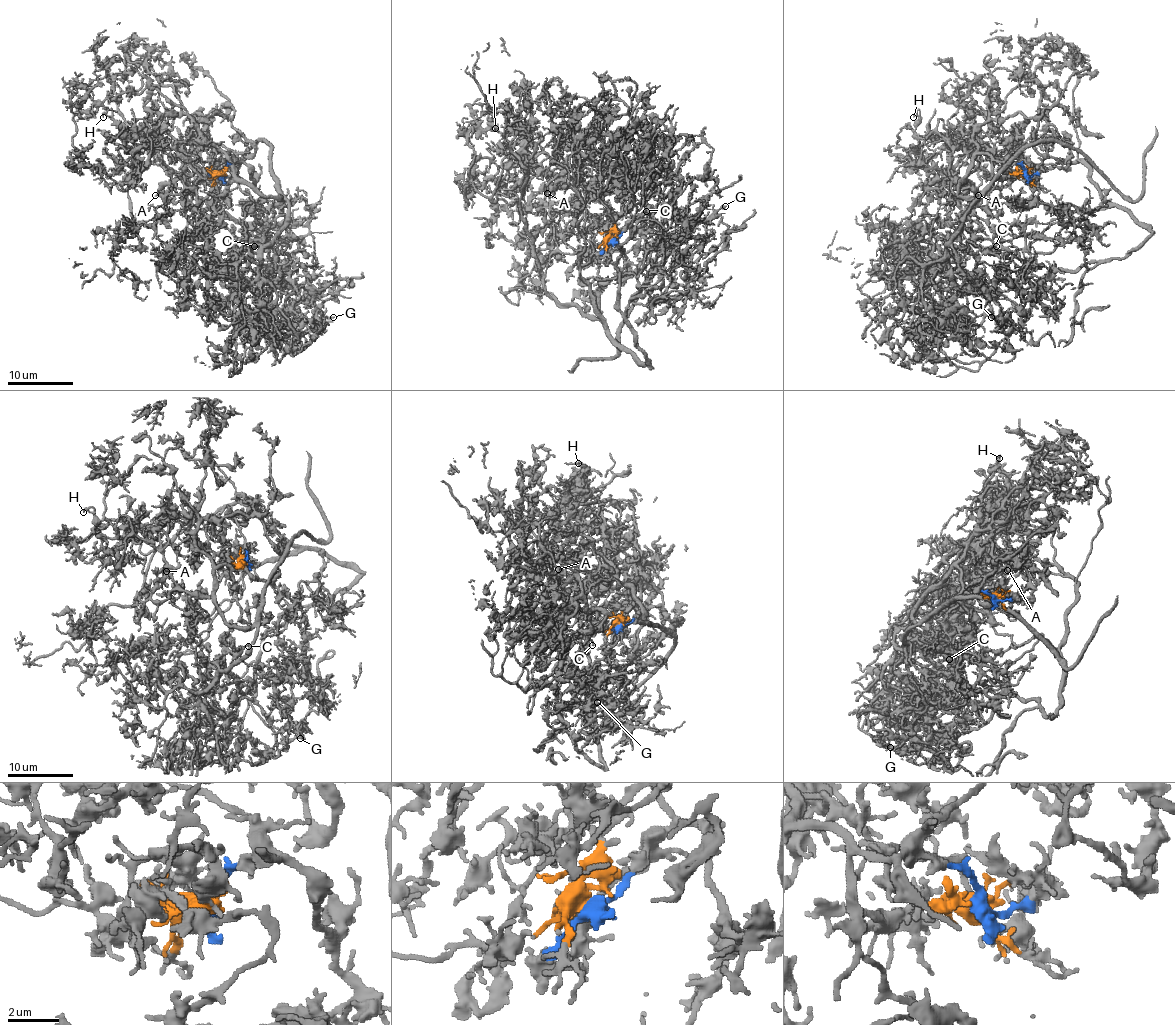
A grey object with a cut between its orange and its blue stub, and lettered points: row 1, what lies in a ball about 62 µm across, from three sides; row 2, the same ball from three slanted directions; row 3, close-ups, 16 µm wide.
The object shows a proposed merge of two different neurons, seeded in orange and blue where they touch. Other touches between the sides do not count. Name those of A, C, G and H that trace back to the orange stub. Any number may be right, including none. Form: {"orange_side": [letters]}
{"orange_side": ["G", "H"]}

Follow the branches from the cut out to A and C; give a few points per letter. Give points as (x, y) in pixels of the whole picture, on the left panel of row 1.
A: (219, 173), (241, 162), (229, 154), (229, 181), (200, 178), (197, 188), (187, 188), (179, 180), (154, 196)
C: (219, 173), (241, 162), (231, 154), (233, 171), (288, 204), (283, 228), (265, 246), (254, 246)

